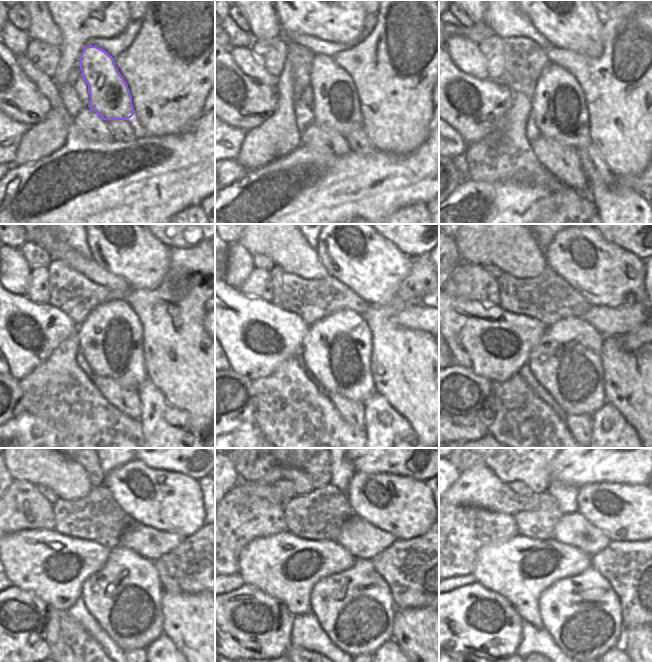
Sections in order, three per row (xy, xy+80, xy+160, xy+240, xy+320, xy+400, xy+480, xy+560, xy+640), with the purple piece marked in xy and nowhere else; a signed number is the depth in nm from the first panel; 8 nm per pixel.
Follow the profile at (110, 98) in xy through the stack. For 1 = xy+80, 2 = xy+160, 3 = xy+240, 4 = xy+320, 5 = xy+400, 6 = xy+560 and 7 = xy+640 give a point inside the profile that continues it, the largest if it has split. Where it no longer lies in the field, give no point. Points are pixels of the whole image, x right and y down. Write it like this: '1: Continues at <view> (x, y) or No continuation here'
1: Continues at xy+80 (336, 105)
2: Continues at xy+160 (559, 110)
3: Continues at xy+240 (110, 338)
4: Continues at xy+320 (337, 349)
5: Continues at xy+400 (567, 362)
6: Continues at xy+560 (359, 623)
7: Continues at xy+640 (582, 614).

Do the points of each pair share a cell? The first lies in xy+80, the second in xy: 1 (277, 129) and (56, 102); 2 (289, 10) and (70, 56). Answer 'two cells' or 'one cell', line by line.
1: two cells
2: one cell

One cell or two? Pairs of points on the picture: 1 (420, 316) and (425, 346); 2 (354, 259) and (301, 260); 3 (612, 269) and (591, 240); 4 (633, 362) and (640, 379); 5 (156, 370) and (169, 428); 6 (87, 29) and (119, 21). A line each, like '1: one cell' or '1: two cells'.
1: two cells
2: two cells
3: one cell
4: one cell
5: two cells
6: one cell

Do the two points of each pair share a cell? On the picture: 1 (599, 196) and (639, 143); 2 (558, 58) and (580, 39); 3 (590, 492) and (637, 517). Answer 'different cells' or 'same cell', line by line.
1: different cells
2: different cells
3: same cell

